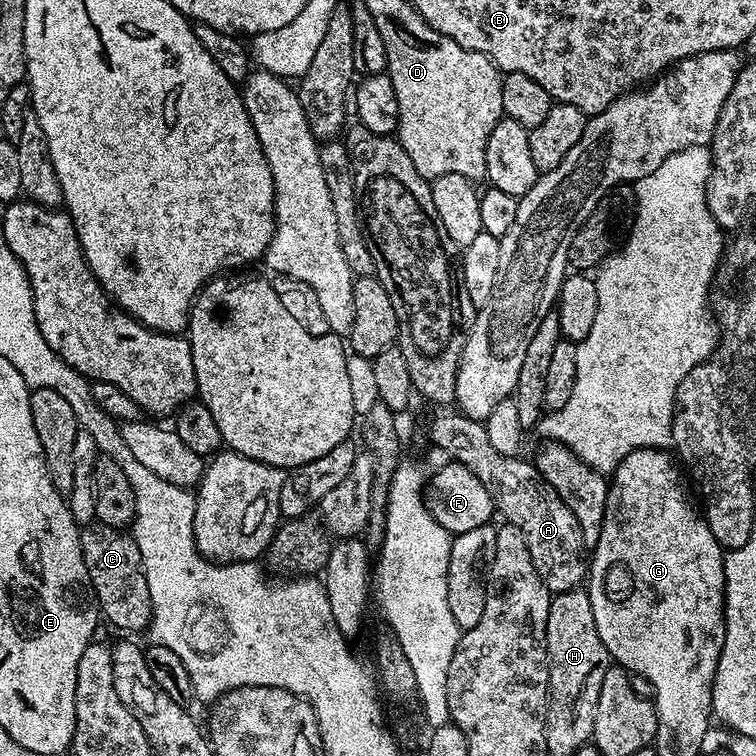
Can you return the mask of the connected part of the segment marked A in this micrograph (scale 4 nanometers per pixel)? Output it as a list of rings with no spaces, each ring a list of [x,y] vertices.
[[[463,414],[455,415],[440,416],[429,426],[431,447],[444,448],[449,461],[466,466],[466,470],[486,486],[495,511],[499,515],[501,512],[507,523],[522,530],[534,570],[538,570],[549,592],[568,592],[571,588],[581,587],[590,571],[590,560],[584,547],[584,532],[570,506],[566,506],[554,486],[542,478],[531,459],[522,460],[519,455],[507,457],[498,453],[481,421]]]

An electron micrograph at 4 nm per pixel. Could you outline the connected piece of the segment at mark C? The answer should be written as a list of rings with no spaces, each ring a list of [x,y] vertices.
[[[93,522],[80,529],[80,545],[82,558],[88,567],[88,583],[92,585],[96,603],[105,621],[109,620],[116,628],[125,628],[125,633],[136,634],[149,627],[152,622],[152,603],[150,602],[150,586],[146,586],[146,574],[142,554],[138,550],[135,538],[127,531],[111,528],[99,522]]]

